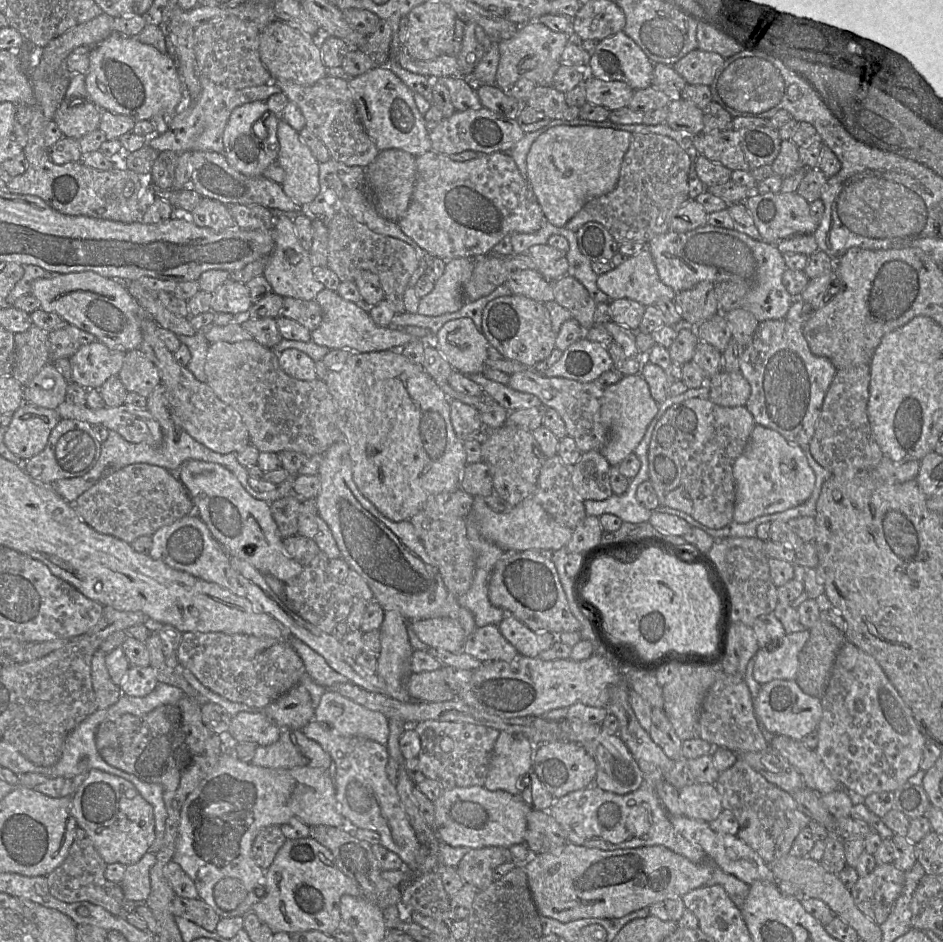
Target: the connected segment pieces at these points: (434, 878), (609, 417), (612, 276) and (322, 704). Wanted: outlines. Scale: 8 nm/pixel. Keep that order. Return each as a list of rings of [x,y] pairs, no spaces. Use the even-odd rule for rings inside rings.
[[[437,871],[428,872],[417,880],[405,883],[401,888],[398,906],[401,921],[410,921],[412,911],[450,924],[450,899]]]
[[[641,374],[624,376],[617,383],[604,389],[601,399],[601,418],[608,430],[608,437],[600,452],[610,466],[617,466],[634,452],[658,409],[659,404],[652,398],[649,385]]]
[[[647,248],[598,276],[597,286],[610,301],[627,298],[645,307],[655,305],[660,298],[674,300],[676,296],[676,292],[660,280]]]
[[[325,691],[315,708],[314,721],[325,723],[336,733],[347,737],[364,737],[382,745],[387,744],[389,736],[388,719],[378,711],[364,706],[332,691]]]

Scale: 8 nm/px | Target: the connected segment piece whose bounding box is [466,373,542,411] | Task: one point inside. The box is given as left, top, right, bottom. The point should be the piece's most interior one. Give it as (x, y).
(505, 396)

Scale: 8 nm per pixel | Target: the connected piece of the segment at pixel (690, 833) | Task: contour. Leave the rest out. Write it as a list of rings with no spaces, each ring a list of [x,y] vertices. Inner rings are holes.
[[[668,814],[669,820],[675,829],[690,842],[701,847],[704,853],[715,866],[724,872],[735,876],[751,885],[754,882],[776,882],[774,874],[768,864],[744,841],[735,835],[725,834],[711,829],[708,822]]]

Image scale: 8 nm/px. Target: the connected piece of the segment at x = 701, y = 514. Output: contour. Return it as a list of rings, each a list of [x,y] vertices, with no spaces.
[[[690,398],[669,407],[657,422],[648,447],[649,480],[659,505],[683,511],[712,529],[730,524],[736,497],[733,465],[755,425],[746,406],[720,406],[709,398]]]

